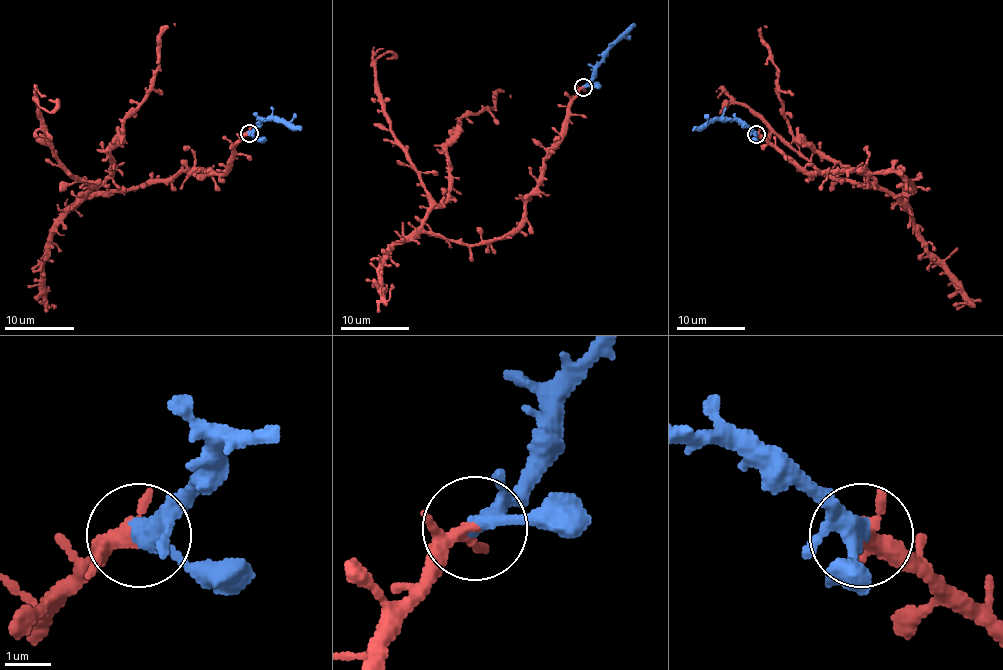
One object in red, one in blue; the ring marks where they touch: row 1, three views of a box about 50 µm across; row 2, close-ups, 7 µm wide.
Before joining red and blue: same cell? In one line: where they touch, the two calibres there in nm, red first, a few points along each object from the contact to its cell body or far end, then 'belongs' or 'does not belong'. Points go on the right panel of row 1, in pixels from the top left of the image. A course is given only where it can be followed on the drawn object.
place (756, 134); calibres 280 and 300 nm; course red (756, 134), (809, 172), (897, 172), (914, 188), (883, 191), (792, 133), (761, 35), (766, 28); course blue (756, 134), (737, 121), (708, 121), (692, 131); belongs

